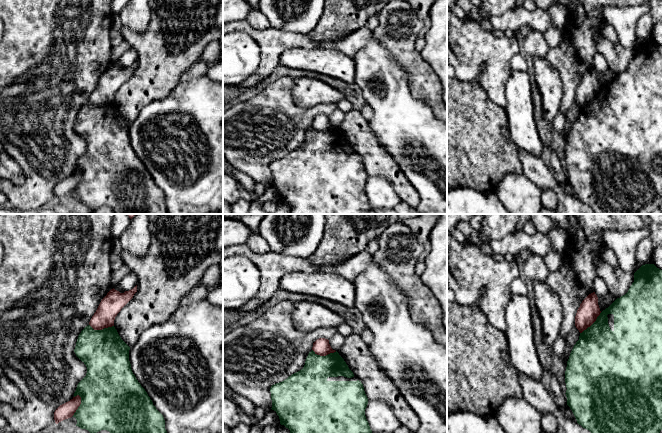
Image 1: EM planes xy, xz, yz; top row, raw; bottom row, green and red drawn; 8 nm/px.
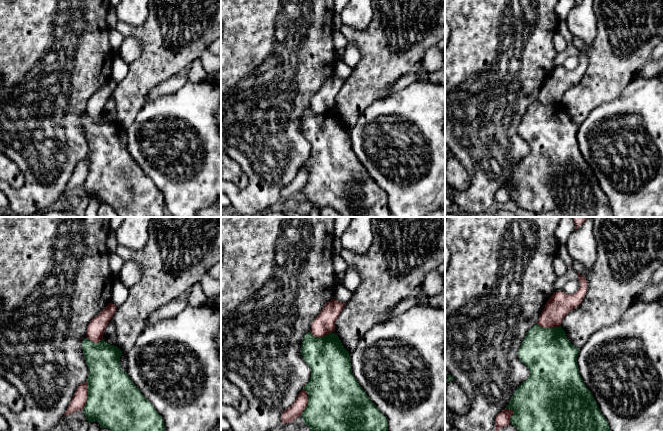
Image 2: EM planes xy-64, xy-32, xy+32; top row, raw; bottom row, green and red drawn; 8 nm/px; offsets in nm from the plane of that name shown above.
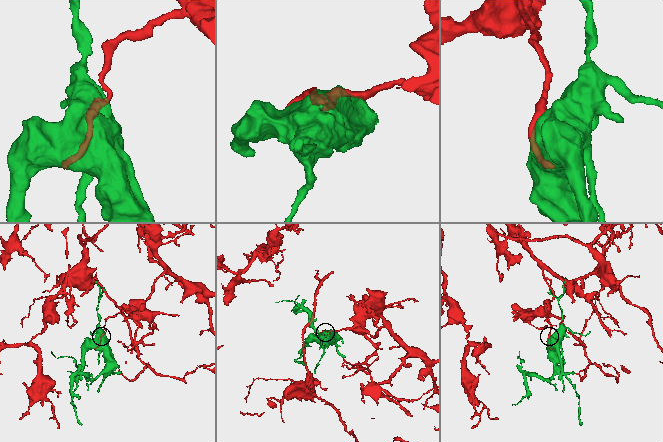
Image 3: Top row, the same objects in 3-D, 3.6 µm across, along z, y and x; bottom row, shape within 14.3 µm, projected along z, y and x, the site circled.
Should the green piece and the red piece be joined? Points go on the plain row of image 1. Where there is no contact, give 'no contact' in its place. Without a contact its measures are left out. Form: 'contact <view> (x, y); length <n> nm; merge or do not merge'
contact xy (80, 181); length 180 nm; merge

